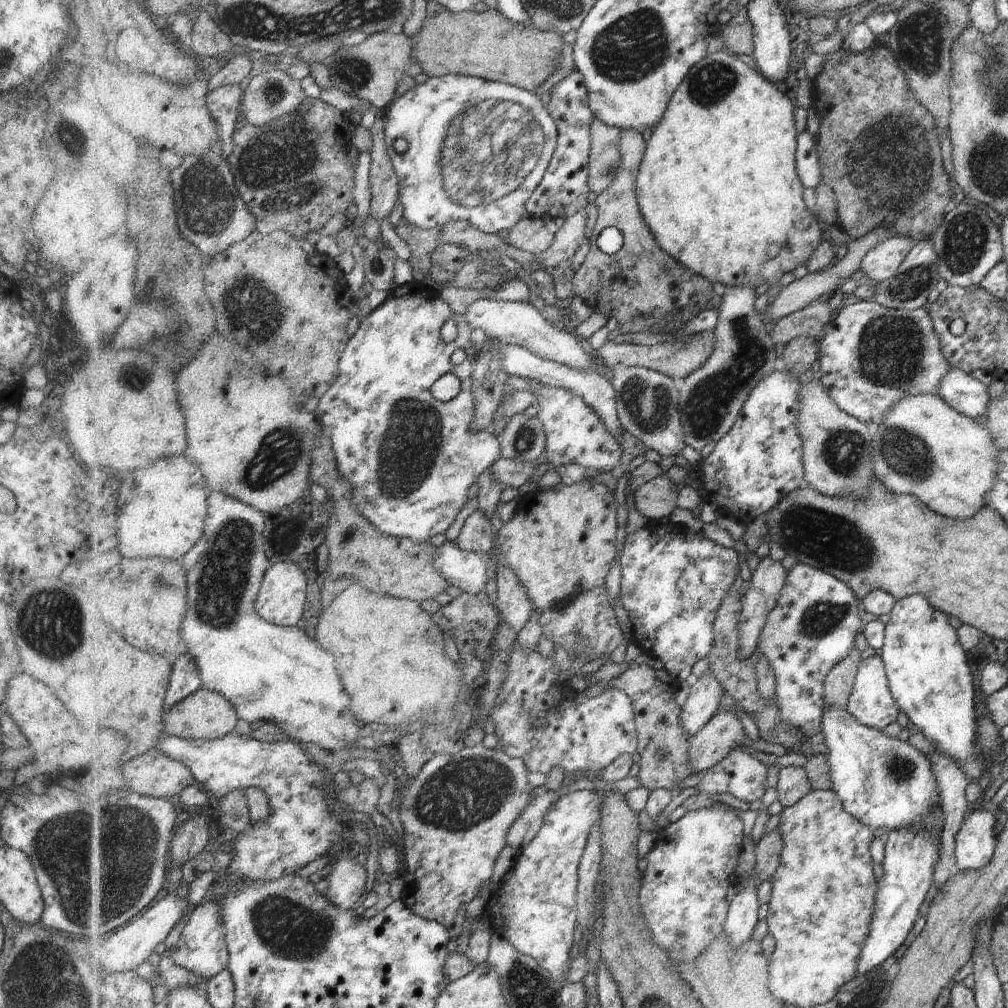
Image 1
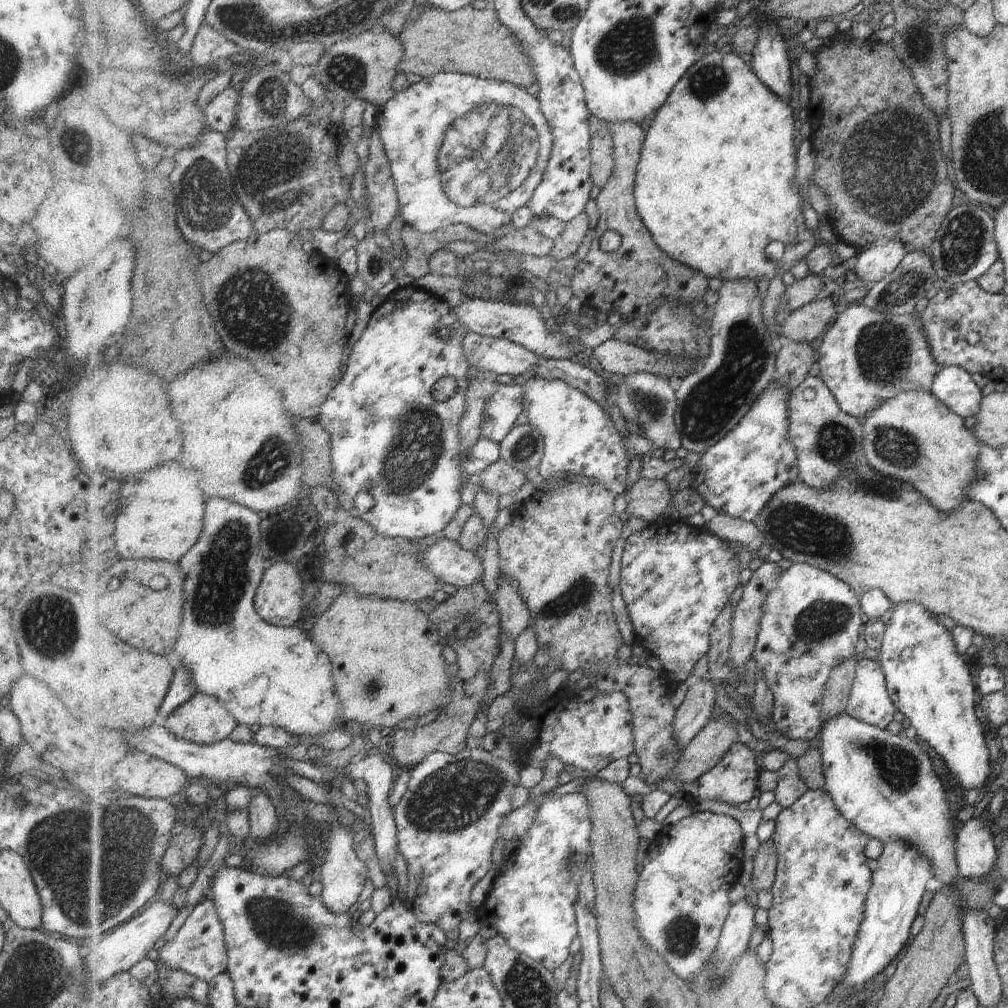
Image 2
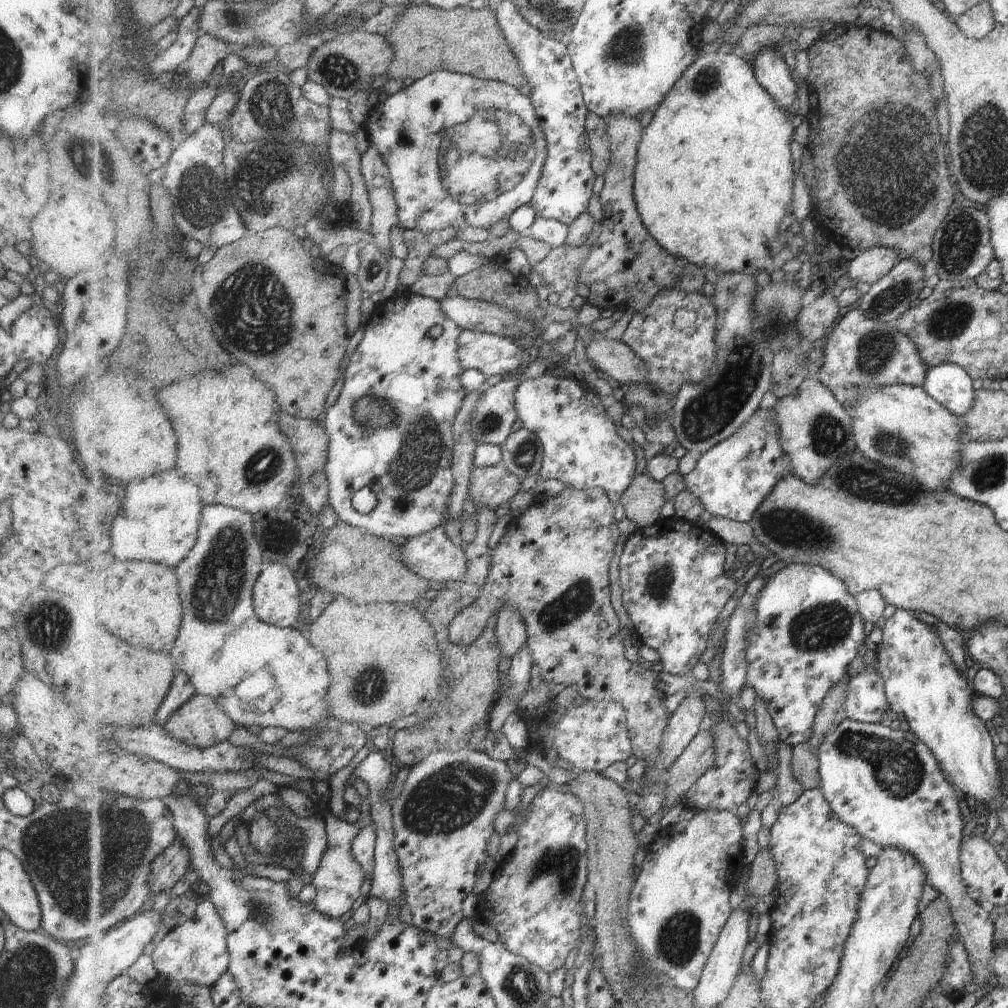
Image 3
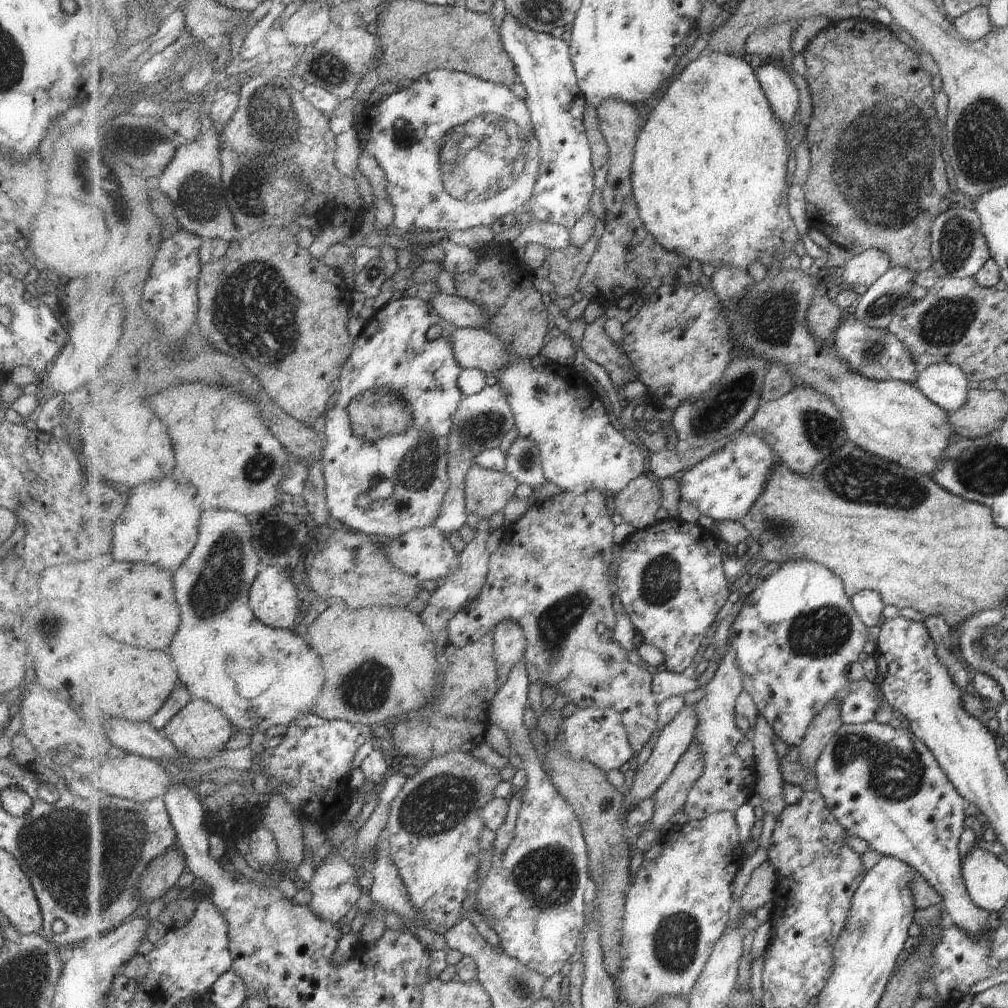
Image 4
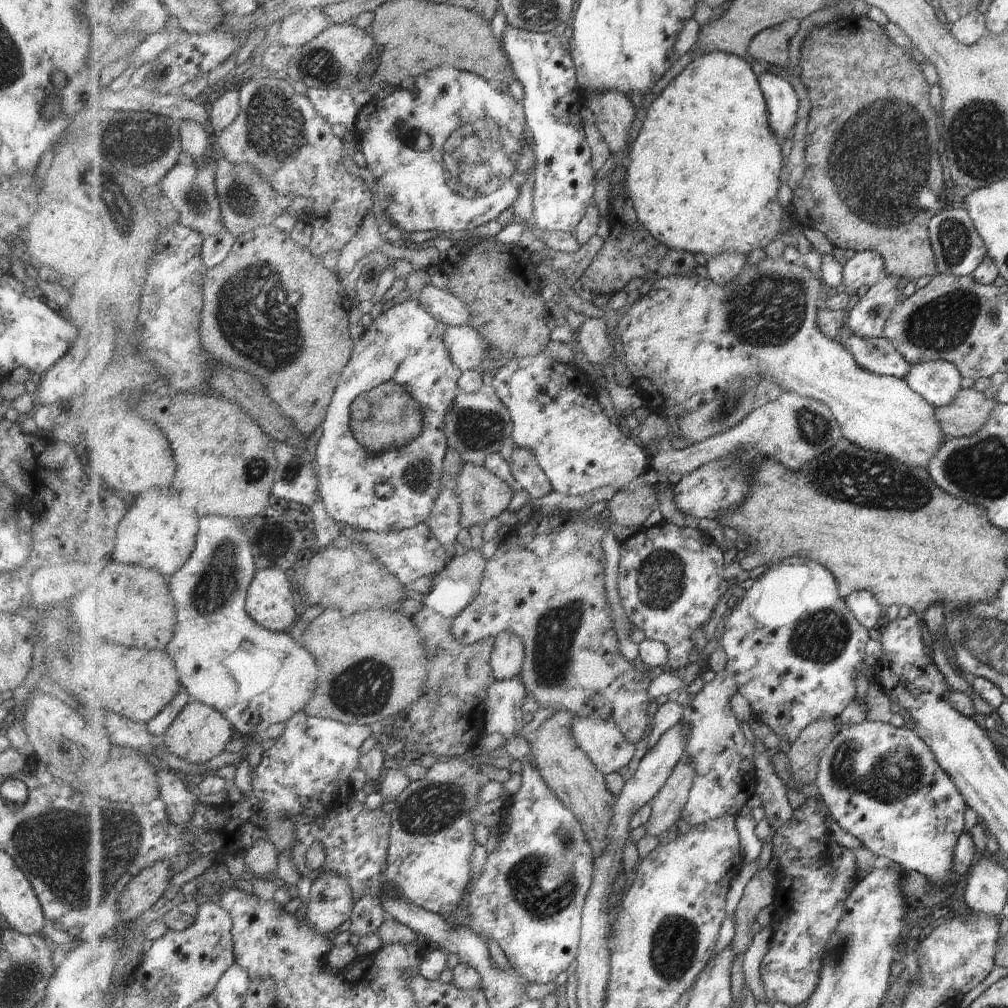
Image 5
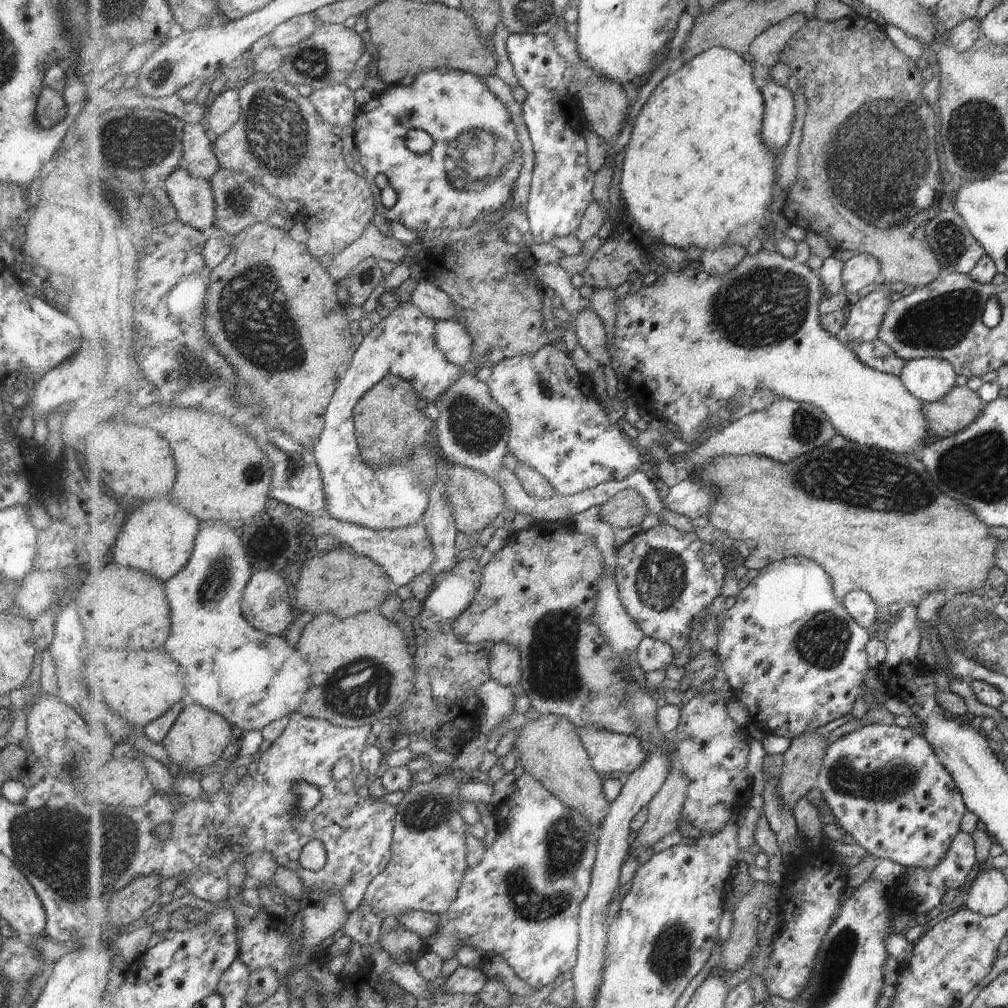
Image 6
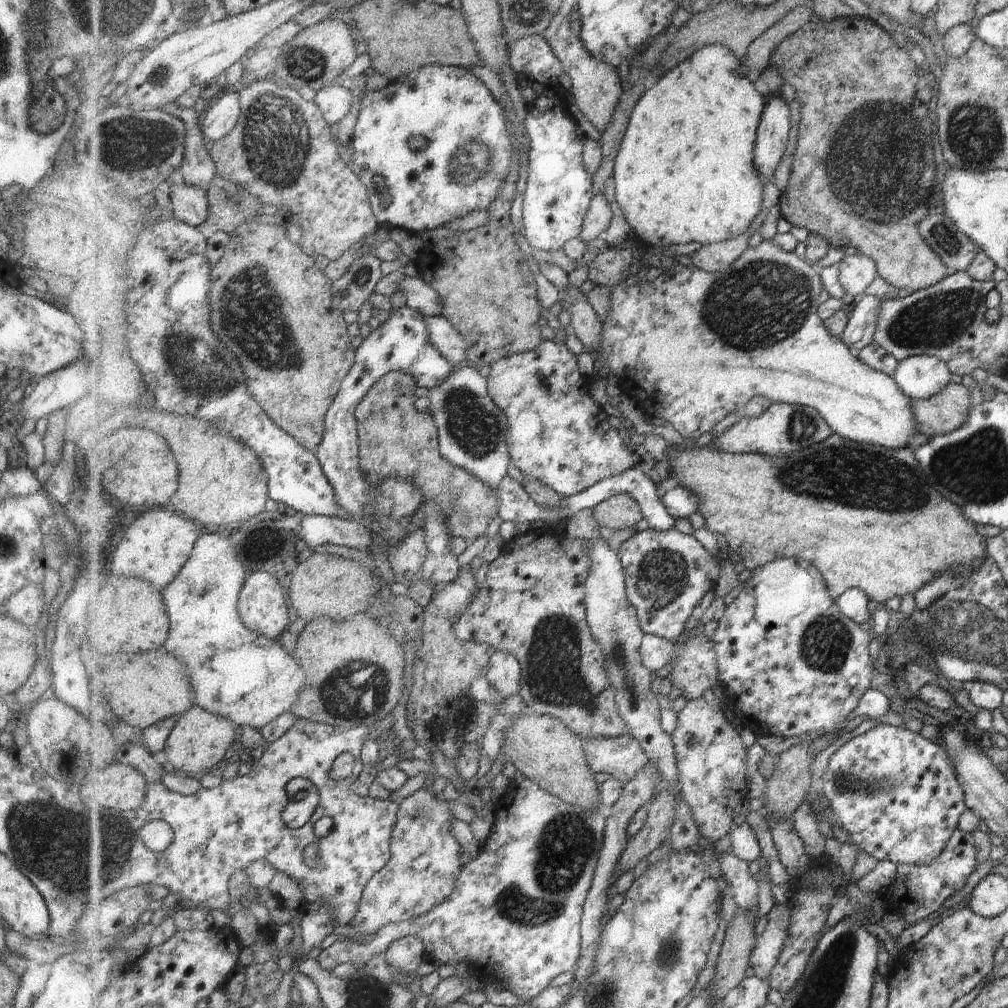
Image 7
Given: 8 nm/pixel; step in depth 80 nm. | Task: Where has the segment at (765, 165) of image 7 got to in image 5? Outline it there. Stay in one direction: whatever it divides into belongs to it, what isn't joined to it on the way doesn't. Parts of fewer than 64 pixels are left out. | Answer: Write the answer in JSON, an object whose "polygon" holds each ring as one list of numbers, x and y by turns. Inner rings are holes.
{"polygon":[[763,71,759,79,761,90,764,91,765,100,768,102,773,133,777,133,780,140,790,138,799,112,799,98,795,88,789,80,770,71]]}

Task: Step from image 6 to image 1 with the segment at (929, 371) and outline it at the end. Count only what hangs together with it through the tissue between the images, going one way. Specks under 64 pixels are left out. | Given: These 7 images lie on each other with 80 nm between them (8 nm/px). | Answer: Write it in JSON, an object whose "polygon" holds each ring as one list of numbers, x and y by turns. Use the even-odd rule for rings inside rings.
{"polygon":[[961,369,948,370,938,394,951,408,970,419,985,415,990,405,987,386]]}

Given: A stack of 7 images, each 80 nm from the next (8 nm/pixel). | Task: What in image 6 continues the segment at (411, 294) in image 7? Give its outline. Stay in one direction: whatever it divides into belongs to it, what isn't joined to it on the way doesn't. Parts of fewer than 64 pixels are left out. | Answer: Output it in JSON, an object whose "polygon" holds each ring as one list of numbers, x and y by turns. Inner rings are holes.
{"polygon":[[421,278,417,285,417,290,413,293,412,303,418,306,429,318,436,321,453,321,458,316,455,301,443,289,437,288,430,278]]}

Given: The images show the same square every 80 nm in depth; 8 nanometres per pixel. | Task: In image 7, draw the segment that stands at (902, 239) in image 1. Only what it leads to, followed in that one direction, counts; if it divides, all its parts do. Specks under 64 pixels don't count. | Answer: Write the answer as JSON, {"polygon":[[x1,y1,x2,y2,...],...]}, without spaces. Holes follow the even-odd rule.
{"polygon":[[855,252,840,261,840,281,849,295,863,296,878,276,878,266,870,256]]}

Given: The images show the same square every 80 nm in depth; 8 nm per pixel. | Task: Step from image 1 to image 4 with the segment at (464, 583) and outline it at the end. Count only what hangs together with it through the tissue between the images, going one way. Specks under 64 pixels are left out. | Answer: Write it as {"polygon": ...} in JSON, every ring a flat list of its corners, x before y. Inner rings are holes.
{"polygon":[[435,525,424,529,410,530,407,534,397,537,390,545,385,546,385,549,388,550,388,557,393,564,422,582,425,580,441,582,448,576,455,574,460,567,460,553,453,550,451,542]]}

